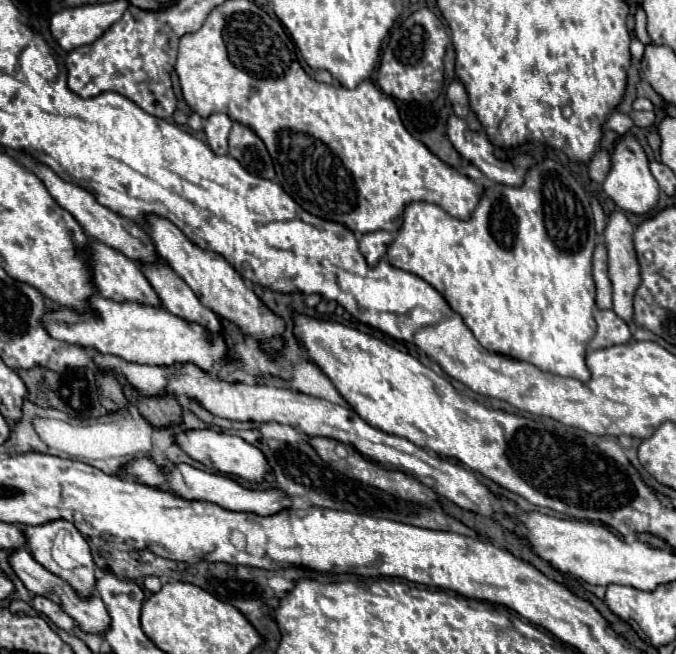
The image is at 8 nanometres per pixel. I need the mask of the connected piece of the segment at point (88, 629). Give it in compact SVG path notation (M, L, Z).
M25 549L13 551L9 563L11 563L13 571L17 573L17 577L23 581L23 585L25 585L29 591L33 591L35 595L43 595L43 597L55 601L69 617L73 617L73 621L81 627L81 631L85 631L85 633L95 633L95 635L101 635L101 637L107 633L107 629L109 629L109 625L111 625L111 617L109 617L109 613L107 613L105 603L101 601L101 597L93 595L93 597L89 597L89 599L81 599L81 597L75 593L75 589L73 589L67 581L63 581L63 579L55 577L53 573L49 573L47 569L43 569Z

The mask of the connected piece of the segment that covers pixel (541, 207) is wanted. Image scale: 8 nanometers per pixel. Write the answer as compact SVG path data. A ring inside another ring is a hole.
M545 159L529 169L523 187L489 185L469 221L455 219L433 203L407 205L403 227L387 249L387 261L437 289L487 351L527 361L561 377L589 381L585 351L597 329L593 319L593 249L595 227L587 193L561 163Z

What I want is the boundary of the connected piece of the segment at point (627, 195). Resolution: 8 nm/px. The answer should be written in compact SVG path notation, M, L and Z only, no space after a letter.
M623 135L623 139L615 145L615 151L611 153L613 159L613 167L603 183L603 191L623 209L635 215L645 215L649 211L653 211L659 203L659 185L655 181L655 177L649 171L649 161L647 155L643 151L643 145L633 137L633 135Z

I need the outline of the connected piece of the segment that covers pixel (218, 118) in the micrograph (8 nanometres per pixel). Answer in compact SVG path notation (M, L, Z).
M223 113L207 117L207 121L203 125L203 131L207 135L207 141L213 149L213 153L227 155L227 137L229 137L231 125L233 125L233 121Z

